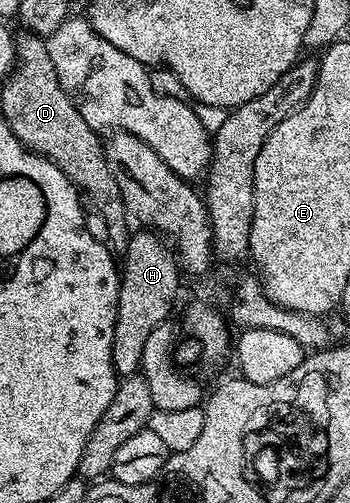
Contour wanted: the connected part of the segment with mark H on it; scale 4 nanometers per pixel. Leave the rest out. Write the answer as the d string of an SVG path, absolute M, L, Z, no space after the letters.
M148 229L138 231L129 236L124 250L126 257L124 261L122 259L119 307L116 309L114 341L111 343L112 363L122 377L139 372L147 336L168 319L182 278L175 252L160 242L163 240L155 232Z

